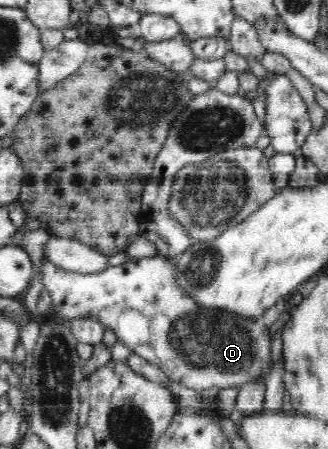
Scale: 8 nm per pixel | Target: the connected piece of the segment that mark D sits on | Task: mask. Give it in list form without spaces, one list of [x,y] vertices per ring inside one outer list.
[[[166,256],[144,257],[128,260],[119,266],[108,266],[104,271],[83,274],[64,270],[52,262],[44,262],[39,269],[40,280],[52,298],[51,309],[60,315],[60,323],[75,317],[92,316],[102,324],[114,329],[116,339],[152,365],[158,366],[170,380],[183,383],[186,387],[203,390],[211,387],[228,389],[243,383],[256,383],[270,371],[270,345],[272,337],[264,322],[243,321],[231,313],[216,308],[198,306],[198,302],[179,287],[174,261]]]

